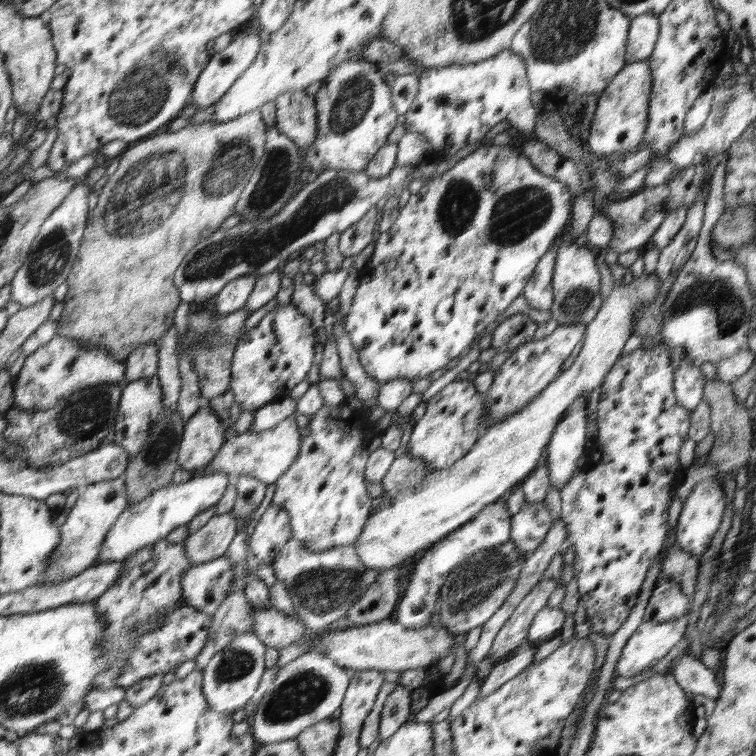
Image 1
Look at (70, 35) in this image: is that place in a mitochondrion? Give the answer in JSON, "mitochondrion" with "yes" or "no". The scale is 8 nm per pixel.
{"mitochondrion":"no"}

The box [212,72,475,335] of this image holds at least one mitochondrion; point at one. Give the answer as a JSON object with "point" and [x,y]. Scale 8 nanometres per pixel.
{"point":[277,167]}

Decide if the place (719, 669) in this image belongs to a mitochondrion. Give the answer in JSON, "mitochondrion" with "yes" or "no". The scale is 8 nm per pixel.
{"mitochondrion":"no"}

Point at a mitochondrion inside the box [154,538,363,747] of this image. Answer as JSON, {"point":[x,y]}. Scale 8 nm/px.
{"point":[302,693]}

